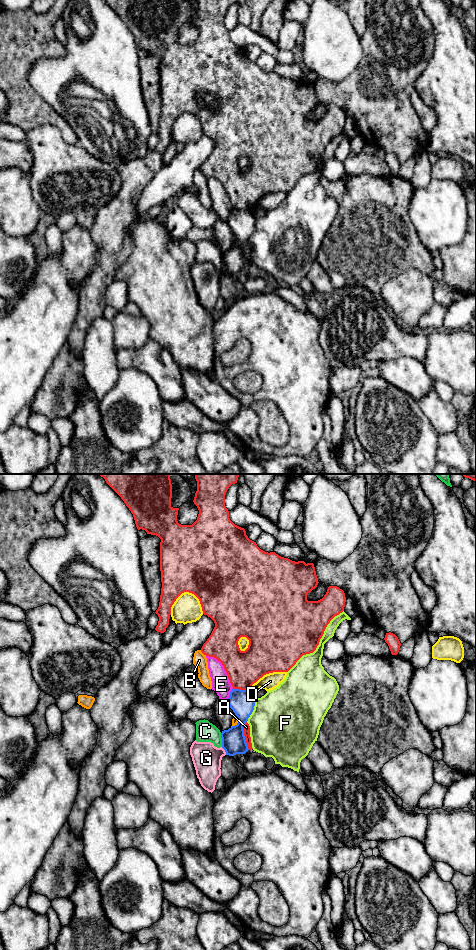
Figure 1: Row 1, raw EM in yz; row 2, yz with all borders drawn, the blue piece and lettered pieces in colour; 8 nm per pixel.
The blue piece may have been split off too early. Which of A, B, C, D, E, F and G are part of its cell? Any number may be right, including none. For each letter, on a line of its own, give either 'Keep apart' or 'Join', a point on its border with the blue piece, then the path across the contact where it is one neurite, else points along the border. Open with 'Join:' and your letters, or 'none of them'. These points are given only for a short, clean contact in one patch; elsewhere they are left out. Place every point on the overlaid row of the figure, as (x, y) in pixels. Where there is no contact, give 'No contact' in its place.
Join: none of them
A: Keep apart. Touches blue at yz (243, 735)
B: Keep apart. Touches blue at yz (238, 721)
C: Keep apart. Touches blue at yz (222, 740)
D: Keep apart. Touches blue at yz (251, 691)
E: Keep apart. Touches blue at yz (230, 694). Boundary: yz (232, 688), (226, 700)
F: Keep apart. Touches blue at yz (253, 709)
G: Keep apart. Touches blue at yz (225, 751)

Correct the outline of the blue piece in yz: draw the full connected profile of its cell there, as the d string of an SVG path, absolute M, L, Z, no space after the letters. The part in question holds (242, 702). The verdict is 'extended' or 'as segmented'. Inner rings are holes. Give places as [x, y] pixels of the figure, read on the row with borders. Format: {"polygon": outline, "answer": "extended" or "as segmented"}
{"polygon": "M232 689L230 692L227 702L238 717L238 723L221 733L222 748L225 750L226 755L245 754L249 750L243 726L254 710L255 700L253 692L249 689Z", "answer": "as segmented"}

